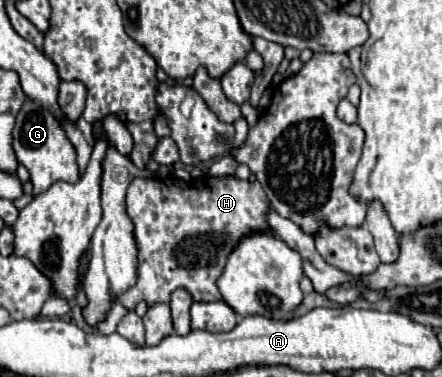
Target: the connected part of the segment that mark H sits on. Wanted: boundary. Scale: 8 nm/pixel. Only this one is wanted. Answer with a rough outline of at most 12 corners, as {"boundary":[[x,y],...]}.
{"boundary":[[133,179],[137,283],[113,301],[217,301],[261,185]]}

